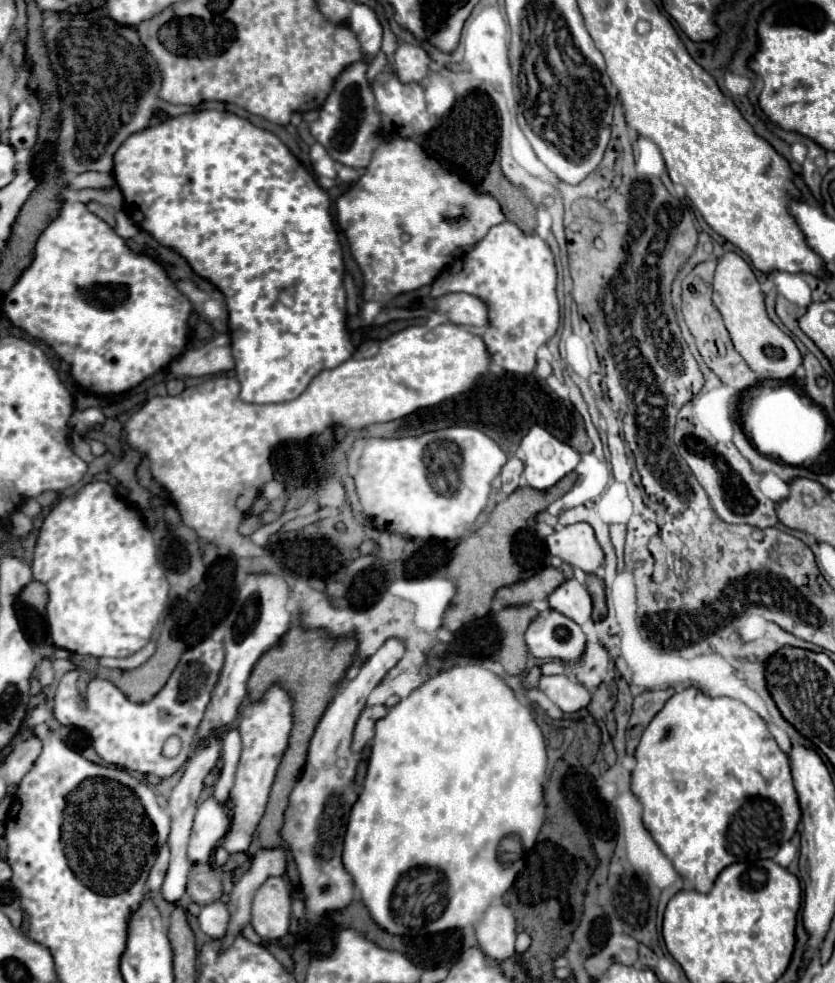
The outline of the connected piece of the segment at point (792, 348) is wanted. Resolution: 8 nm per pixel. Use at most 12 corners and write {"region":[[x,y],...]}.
{"region":[[725,251],[713,305],[733,347],[763,379],[801,365],[797,345],[767,317],[751,267]]}

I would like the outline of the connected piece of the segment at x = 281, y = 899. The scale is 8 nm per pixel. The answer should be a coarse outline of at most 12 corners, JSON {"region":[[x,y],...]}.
{"region":[[269,877],[255,897],[251,925],[263,939],[289,933],[291,895]]}

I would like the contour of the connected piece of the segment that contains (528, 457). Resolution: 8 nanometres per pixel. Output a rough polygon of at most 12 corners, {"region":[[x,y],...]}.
{"region":[[533,425],[521,439],[523,477],[545,491],[581,455]]}

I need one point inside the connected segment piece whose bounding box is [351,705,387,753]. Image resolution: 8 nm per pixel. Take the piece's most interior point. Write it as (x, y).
(365, 727)

